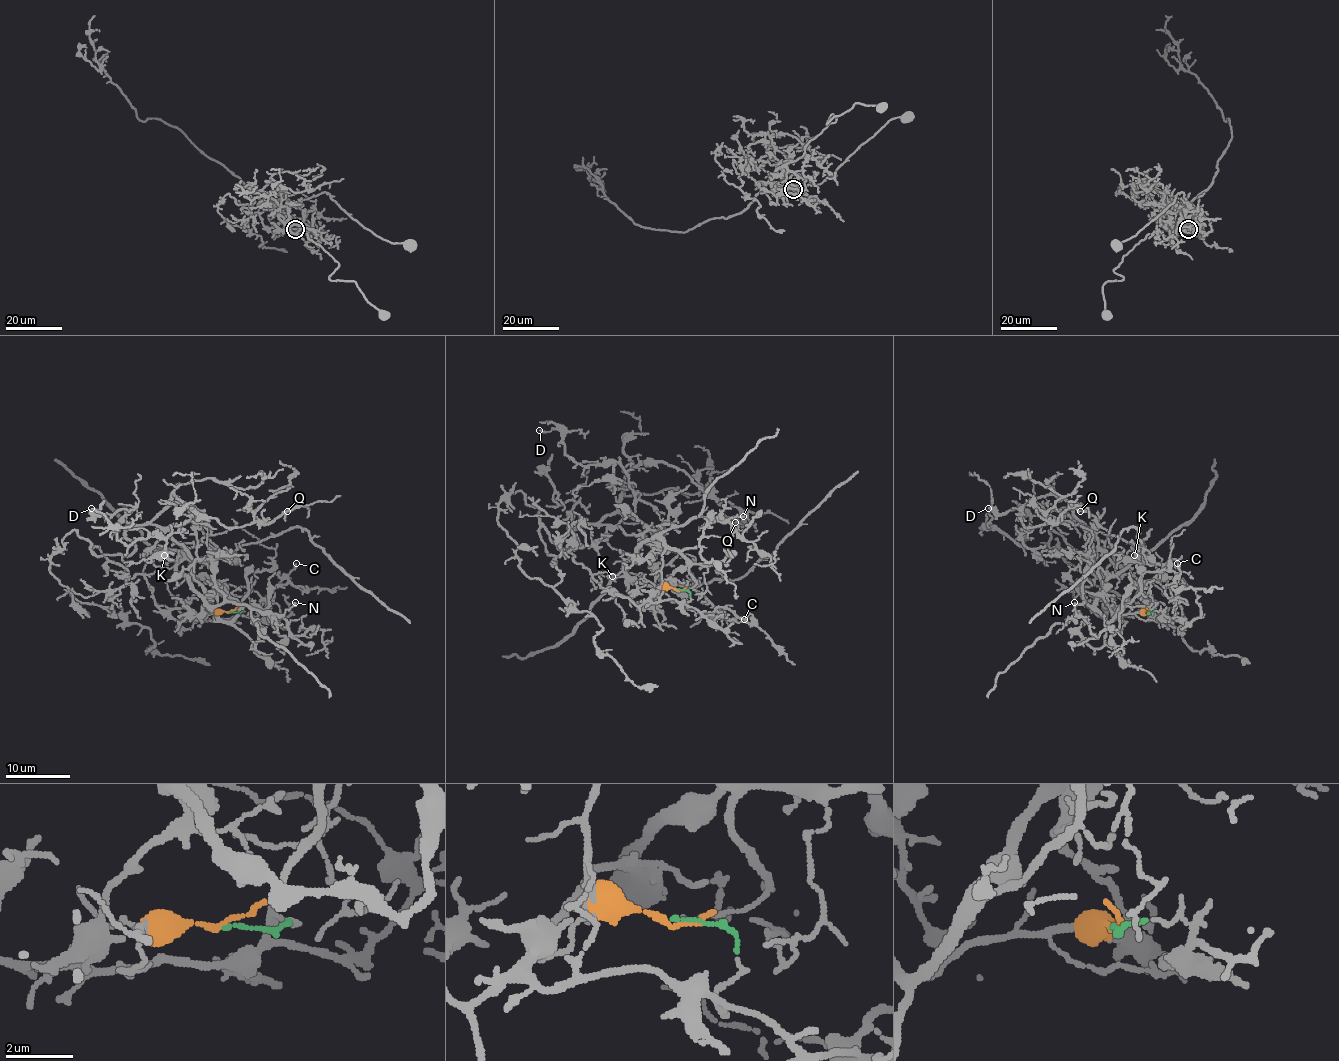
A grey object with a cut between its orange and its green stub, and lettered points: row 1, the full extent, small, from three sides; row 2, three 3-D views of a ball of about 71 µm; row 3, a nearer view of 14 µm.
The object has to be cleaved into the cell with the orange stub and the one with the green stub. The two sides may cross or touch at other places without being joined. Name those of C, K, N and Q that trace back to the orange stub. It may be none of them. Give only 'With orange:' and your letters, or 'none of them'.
With orange: K, N

